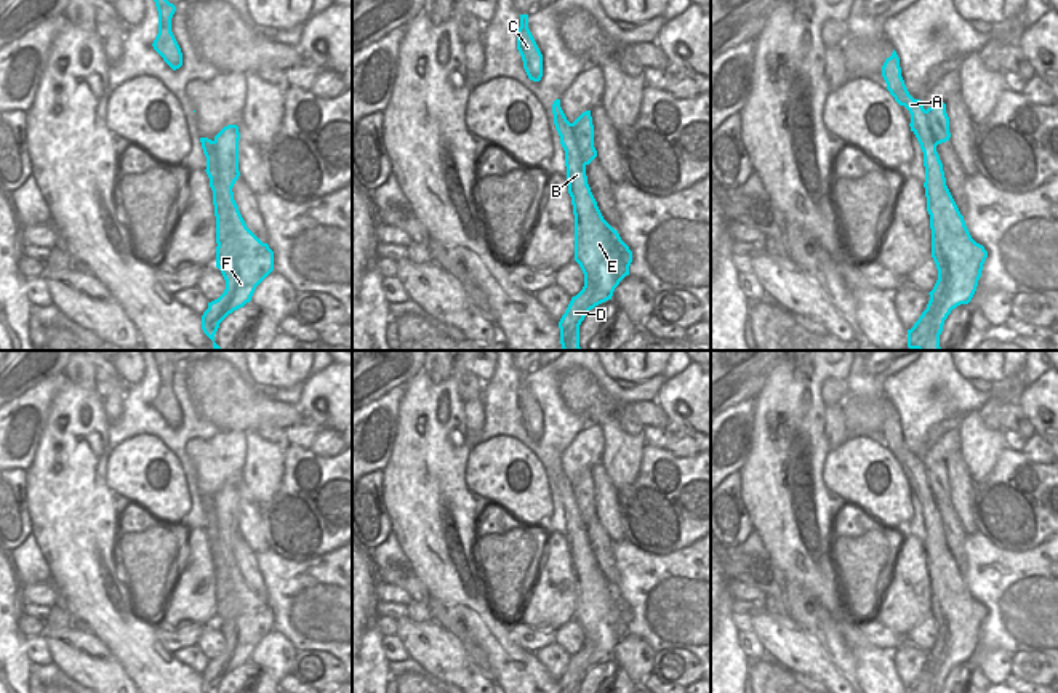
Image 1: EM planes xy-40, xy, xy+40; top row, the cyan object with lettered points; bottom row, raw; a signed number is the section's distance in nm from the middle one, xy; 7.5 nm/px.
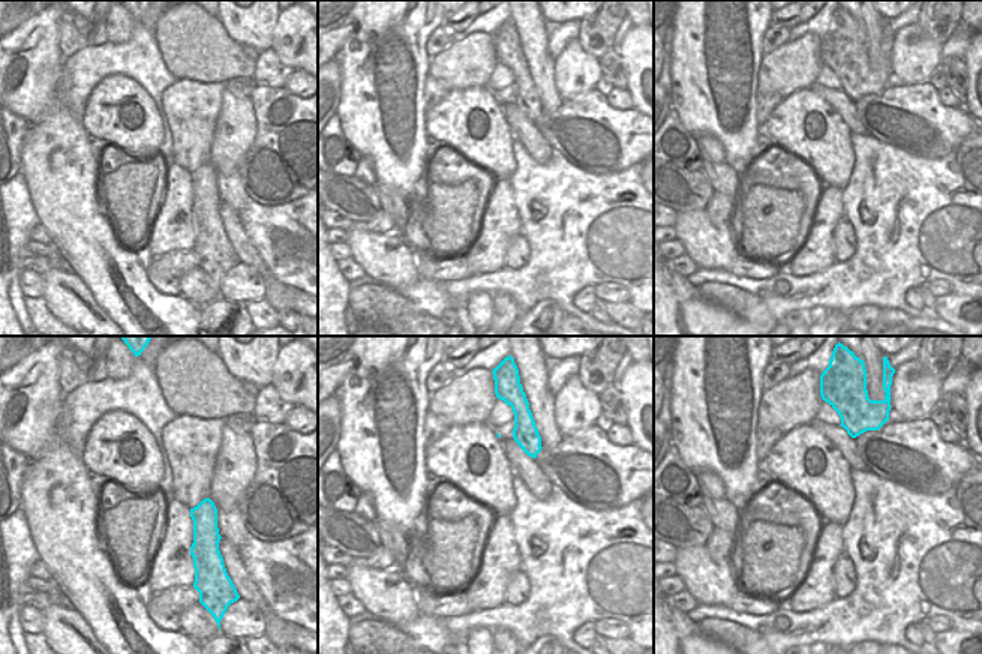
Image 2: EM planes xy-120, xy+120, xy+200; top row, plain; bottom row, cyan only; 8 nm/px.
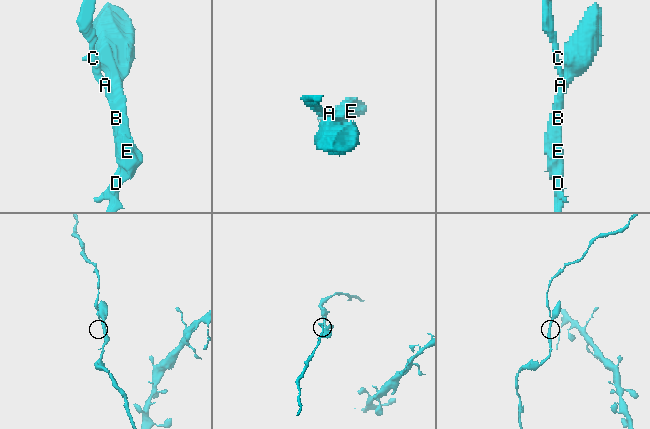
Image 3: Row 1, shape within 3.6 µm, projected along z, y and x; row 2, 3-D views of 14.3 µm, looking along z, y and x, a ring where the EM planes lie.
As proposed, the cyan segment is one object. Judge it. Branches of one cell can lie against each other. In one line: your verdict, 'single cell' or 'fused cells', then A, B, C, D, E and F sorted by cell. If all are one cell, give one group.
fused cells | A B C E / D F

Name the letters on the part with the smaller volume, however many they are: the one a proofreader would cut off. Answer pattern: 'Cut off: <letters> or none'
Cut off: D, F

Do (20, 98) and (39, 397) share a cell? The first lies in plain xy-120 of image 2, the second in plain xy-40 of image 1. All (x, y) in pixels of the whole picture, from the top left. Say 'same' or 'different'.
same

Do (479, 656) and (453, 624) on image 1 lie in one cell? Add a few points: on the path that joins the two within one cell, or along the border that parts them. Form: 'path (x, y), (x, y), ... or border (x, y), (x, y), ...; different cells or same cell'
path (471, 648), (461, 632); same cell

